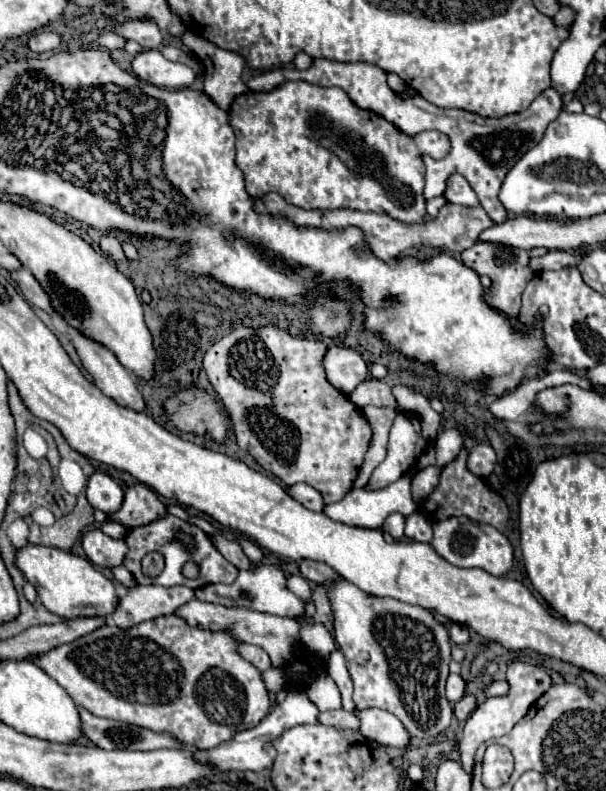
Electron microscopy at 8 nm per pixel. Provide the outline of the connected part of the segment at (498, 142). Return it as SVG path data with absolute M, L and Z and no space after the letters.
M315 59L307 71L279 67L279 69L257 73L247 81L247 87L251 91L271 91L273 87L285 81L299 81L299 79L319 87L341 87L349 95L349 99L353 99L353 103L357 103L361 109L373 111L389 119L395 127L401 127L401 131L405 131L407 135L415 135L417 131L425 131L425 129L437 129L445 133L451 141L451 151L443 161L437 161L437 165L427 165L425 199L443 195L447 187L447 179L451 175L455 173L463 175L471 185L471 189L479 195L485 213L497 225L507 219L507 211L497 199L505 175L533 145L539 143L541 135L545 133L545 127L563 109L561 95L553 89L545 89L525 111L517 115L507 115L505 119L485 119L461 109L439 109L429 101L425 101L421 95L407 97L407 99L397 97L397 93L391 91L385 81L385 71L373 63L337 63L327 59Z

